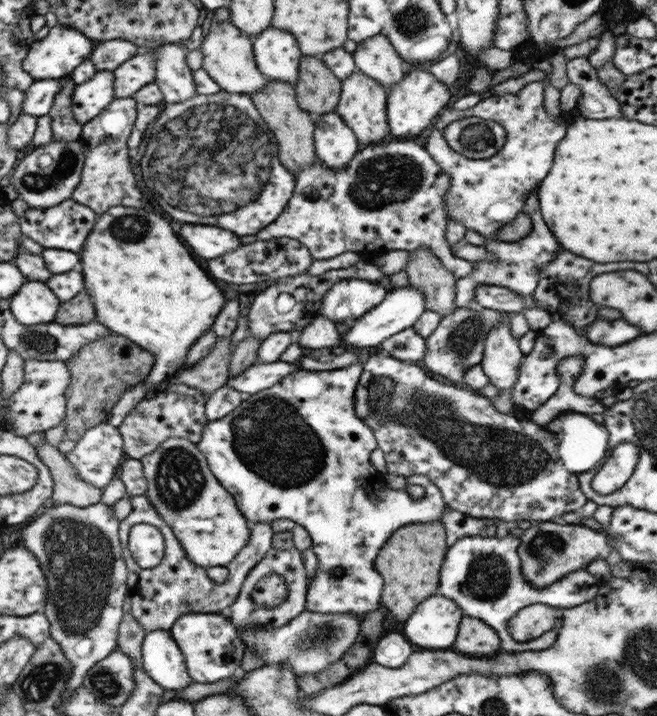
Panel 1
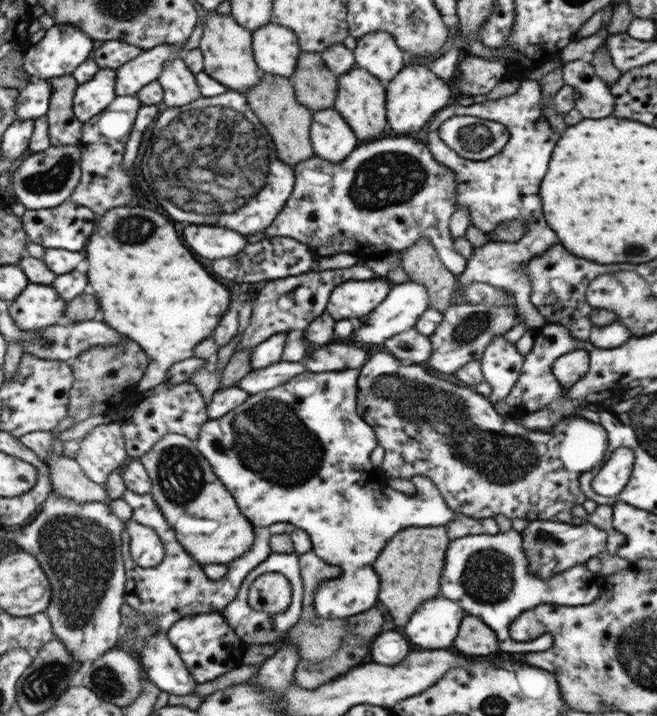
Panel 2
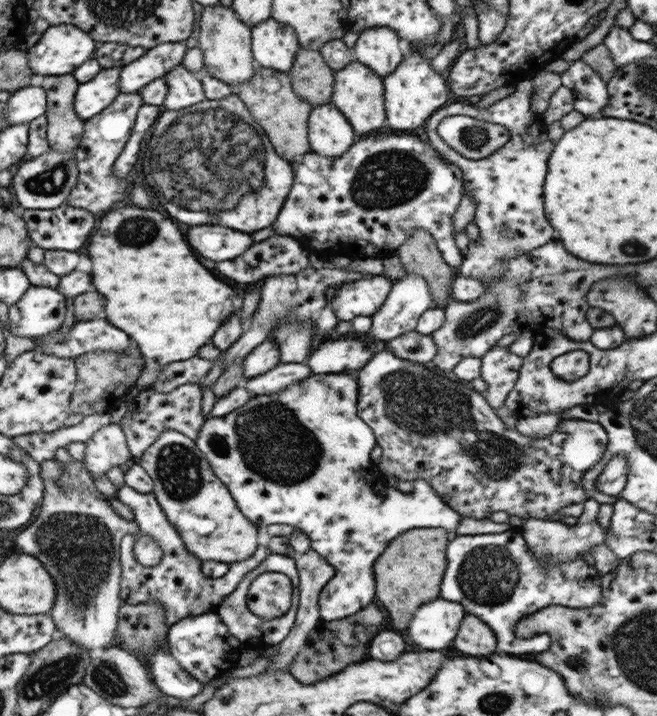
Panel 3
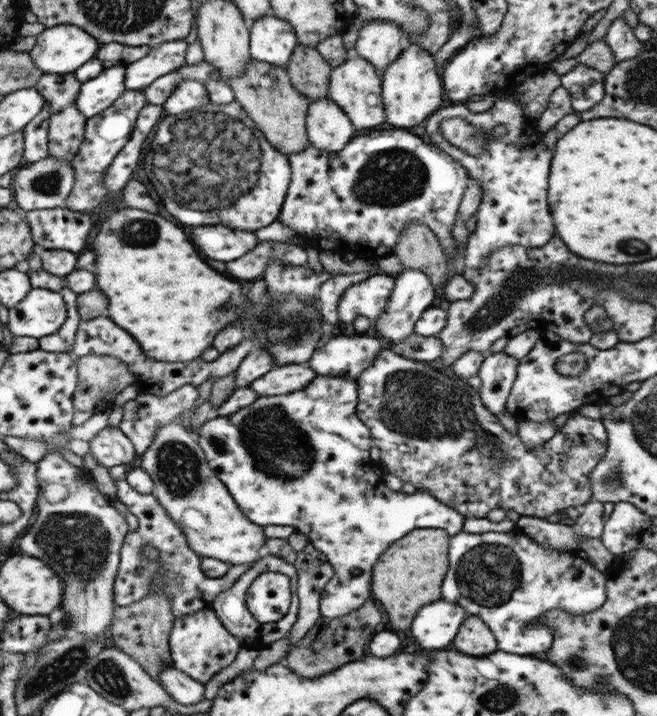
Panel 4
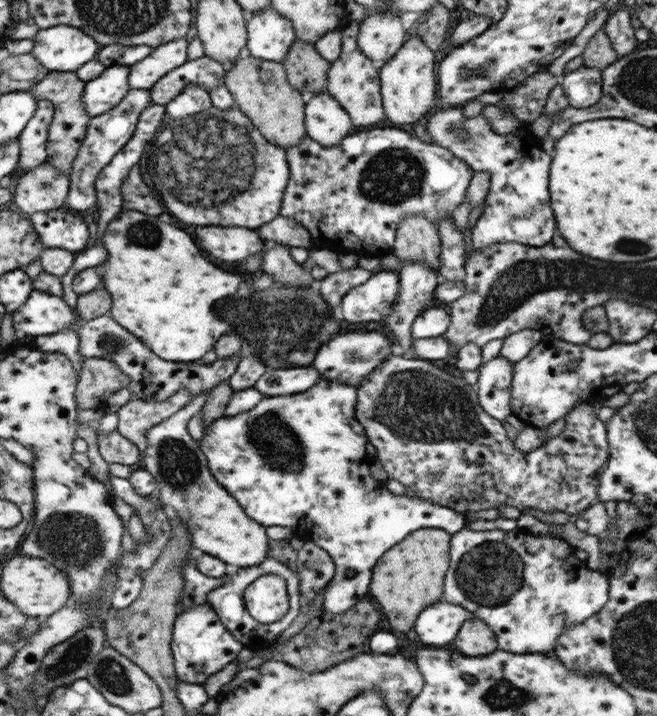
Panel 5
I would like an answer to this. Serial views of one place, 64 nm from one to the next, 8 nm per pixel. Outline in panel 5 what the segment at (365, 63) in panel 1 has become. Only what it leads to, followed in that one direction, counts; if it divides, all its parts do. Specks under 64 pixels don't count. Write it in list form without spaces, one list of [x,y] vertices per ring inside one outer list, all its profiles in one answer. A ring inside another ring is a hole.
[[[369,14],[359,22],[357,50],[373,60],[377,66],[391,60],[391,56],[407,40],[407,30],[401,28],[397,14]]]

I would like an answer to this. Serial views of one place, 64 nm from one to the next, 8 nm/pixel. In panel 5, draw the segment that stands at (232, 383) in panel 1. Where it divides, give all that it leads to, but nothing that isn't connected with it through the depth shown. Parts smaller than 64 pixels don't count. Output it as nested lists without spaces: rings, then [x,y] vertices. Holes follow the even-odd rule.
[[[289,368],[289,370],[267,370],[253,388],[259,394],[265,396],[277,396],[277,394],[299,394],[305,392],[311,384],[319,382],[319,372],[313,368]]]

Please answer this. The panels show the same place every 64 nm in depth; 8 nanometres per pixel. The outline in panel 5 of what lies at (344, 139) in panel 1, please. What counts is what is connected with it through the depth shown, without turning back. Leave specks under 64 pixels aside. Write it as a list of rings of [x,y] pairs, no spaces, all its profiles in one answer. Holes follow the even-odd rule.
[[[327,92],[315,94],[305,104],[305,130],[307,136],[321,146],[337,146],[345,136],[351,136],[351,118],[339,102]]]

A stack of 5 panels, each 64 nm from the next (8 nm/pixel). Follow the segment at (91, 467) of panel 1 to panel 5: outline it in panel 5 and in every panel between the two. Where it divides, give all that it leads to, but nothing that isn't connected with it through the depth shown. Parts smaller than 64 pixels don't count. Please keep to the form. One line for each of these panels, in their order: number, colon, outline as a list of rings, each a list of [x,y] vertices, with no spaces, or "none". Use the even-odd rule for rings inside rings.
2: [[[117,422],[95,426],[79,442],[79,450],[73,460],[81,466],[89,480],[103,486],[107,476],[113,470],[121,470],[129,460],[121,426]]]
3: [[[109,424],[99,428],[95,436],[83,444],[85,444],[85,454],[81,462],[87,466],[87,472],[91,474],[91,478],[107,474],[115,466],[125,468],[131,462],[135,462],[131,458],[125,434],[119,424]]]
4: [[[103,428],[97,436],[89,442],[93,456],[101,466],[107,470],[113,466],[135,466],[137,464],[137,452],[131,444],[131,440],[119,430],[119,428]]]
5: [[[117,430],[111,434],[99,434],[97,436],[99,454],[107,464],[123,464],[123,466],[139,466],[141,464],[141,452],[139,448],[121,436]]]

